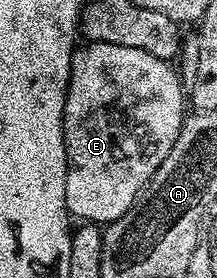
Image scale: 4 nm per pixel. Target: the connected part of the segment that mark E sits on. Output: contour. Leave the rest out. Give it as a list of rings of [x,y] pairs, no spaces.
[[[87,42],[76,49],[71,58],[71,79],[63,113],[67,149],[65,204],[72,219],[106,224],[125,216],[153,172],[157,172],[161,160],[169,156],[169,148],[173,148],[185,117],[185,86],[179,83],[171,65],[168,59],[149,56],[141,48],[125,48],[121,44]]]

